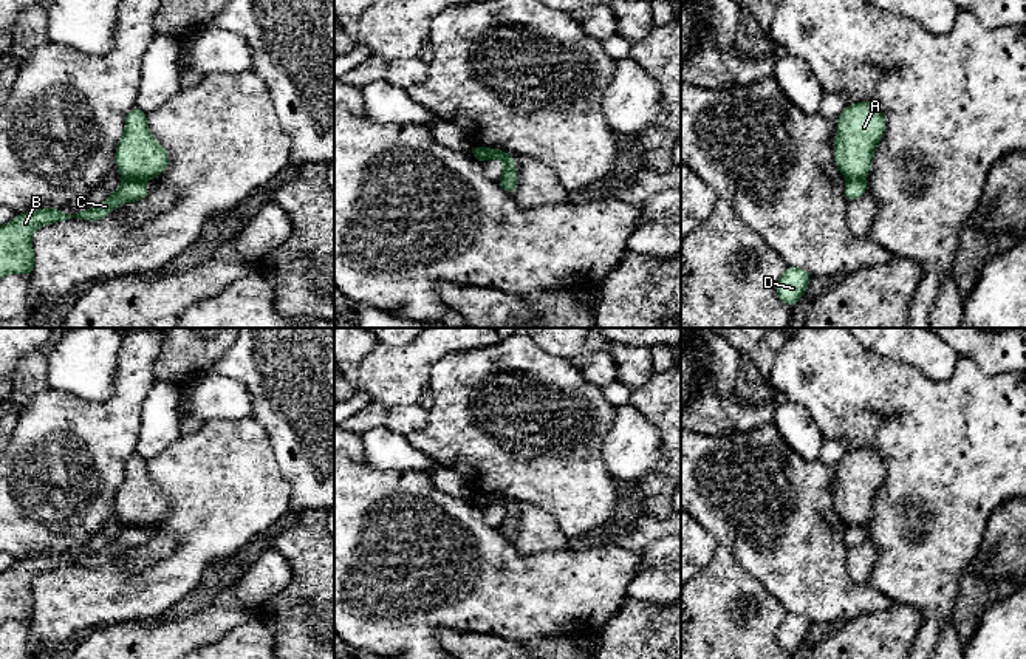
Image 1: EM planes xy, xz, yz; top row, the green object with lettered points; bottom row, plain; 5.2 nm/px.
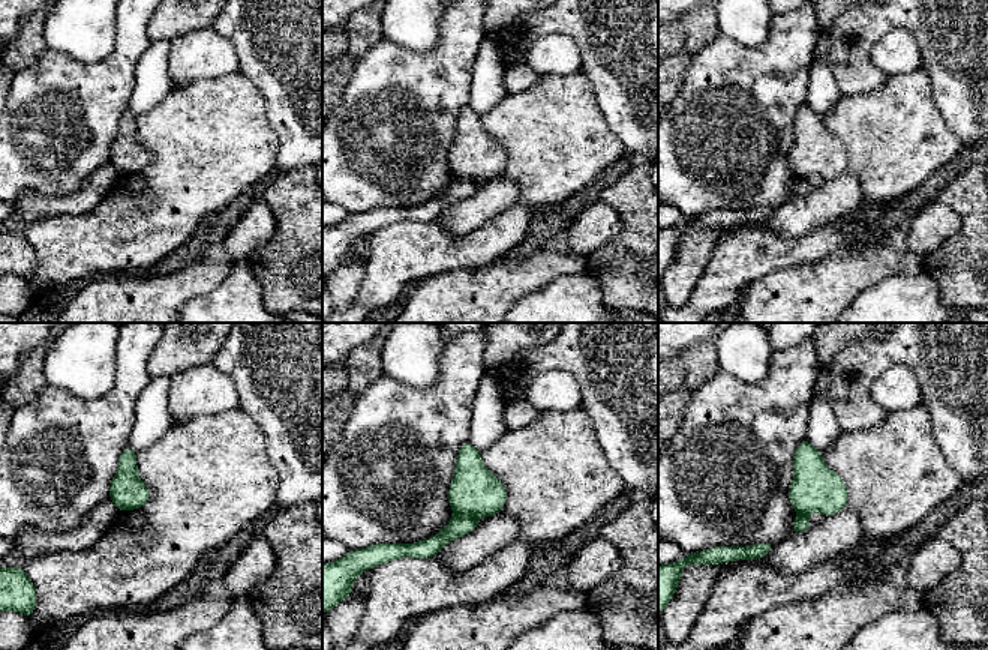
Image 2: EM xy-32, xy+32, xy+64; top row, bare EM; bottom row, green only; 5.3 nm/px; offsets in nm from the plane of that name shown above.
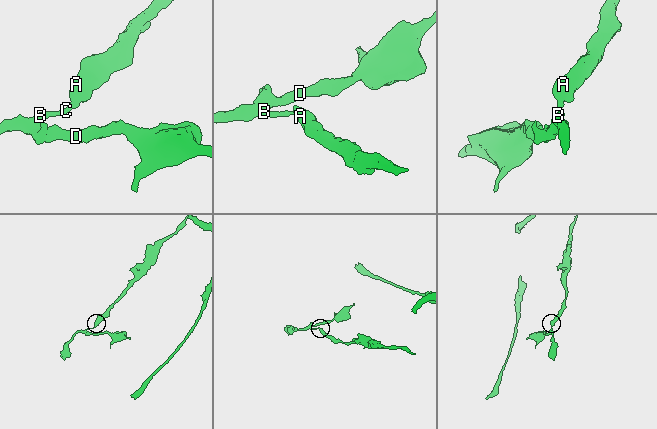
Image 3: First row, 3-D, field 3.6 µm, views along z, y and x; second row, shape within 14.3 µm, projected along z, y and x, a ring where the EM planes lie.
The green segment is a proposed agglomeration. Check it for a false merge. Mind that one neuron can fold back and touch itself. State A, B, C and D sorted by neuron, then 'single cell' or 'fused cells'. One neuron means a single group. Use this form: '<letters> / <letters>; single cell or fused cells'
A / B C D; fused cells

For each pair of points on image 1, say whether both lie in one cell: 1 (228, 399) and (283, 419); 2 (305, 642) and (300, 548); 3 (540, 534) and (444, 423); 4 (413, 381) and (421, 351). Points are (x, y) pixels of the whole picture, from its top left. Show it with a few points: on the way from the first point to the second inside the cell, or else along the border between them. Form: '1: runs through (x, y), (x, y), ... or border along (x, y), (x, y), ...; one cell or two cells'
1: border along (229, 378), (234, 378), (248, 390), (251, 413); two cells
2: runs through (297, 619), (288, 607), (300, 591), (300, 571); one cell
3: border along (512, 498), (530, 501), (548, 512); two cells
4: runs through (413, 373), (415, 359); one cell

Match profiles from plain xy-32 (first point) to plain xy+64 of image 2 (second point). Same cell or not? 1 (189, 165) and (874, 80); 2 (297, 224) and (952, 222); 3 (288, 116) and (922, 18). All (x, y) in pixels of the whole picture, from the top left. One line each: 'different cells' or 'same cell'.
1: different cells
2: different cells
3: same cell

